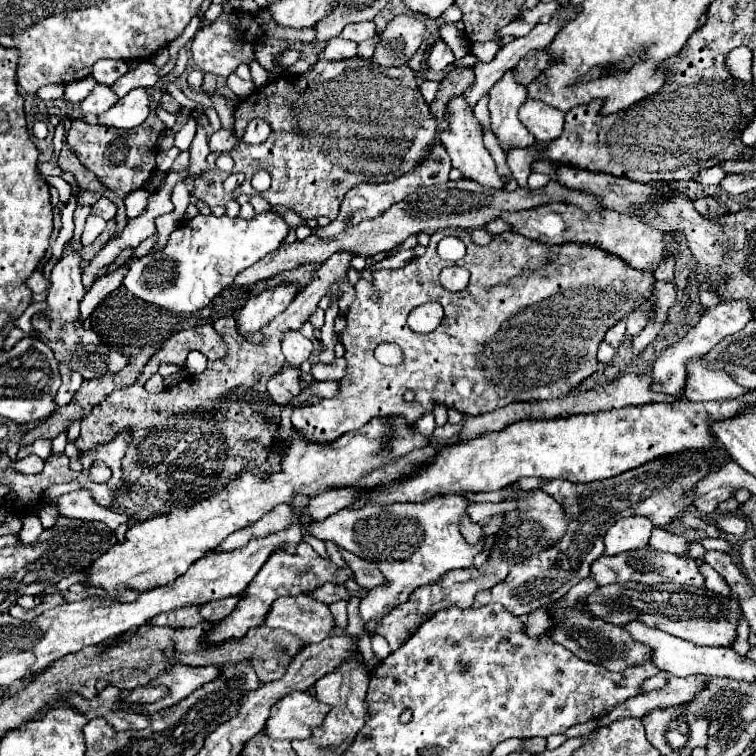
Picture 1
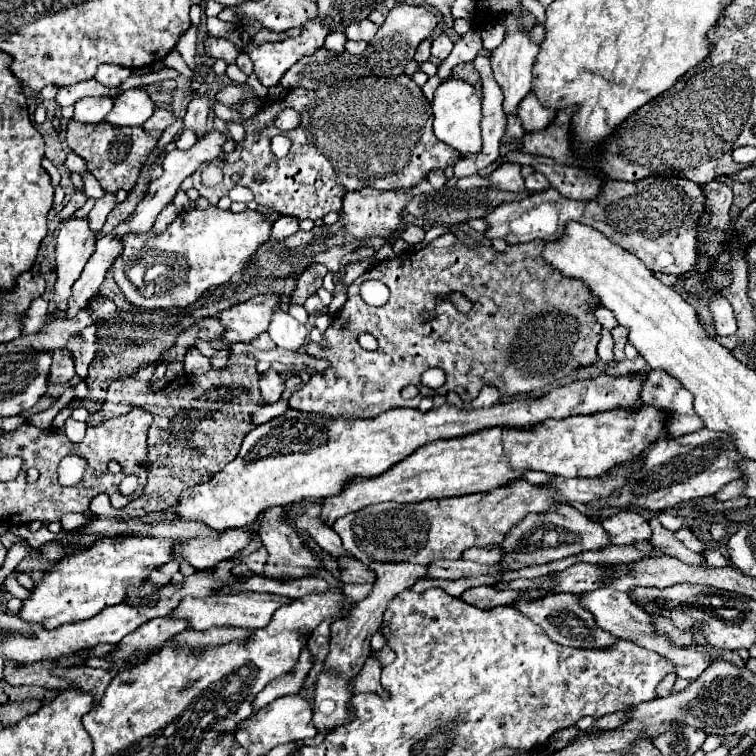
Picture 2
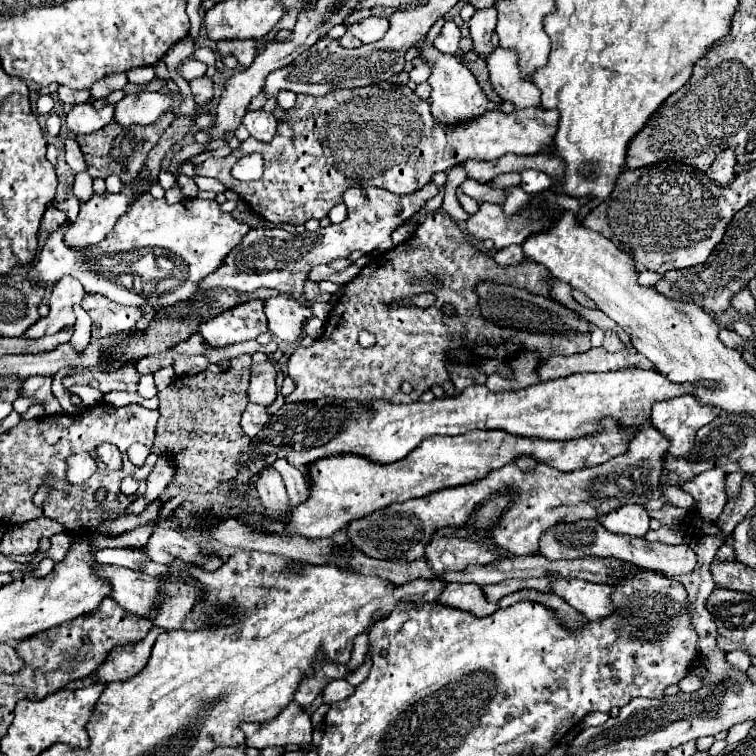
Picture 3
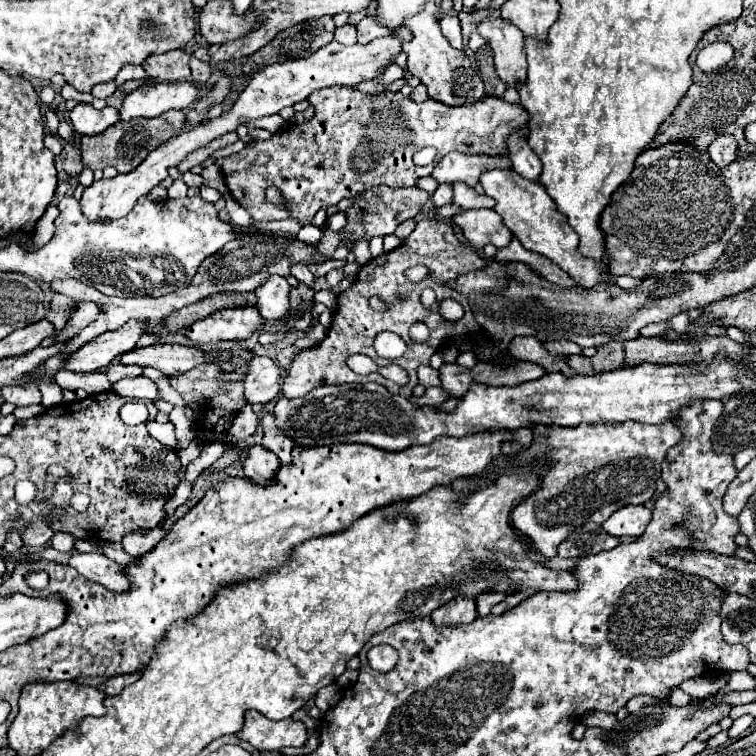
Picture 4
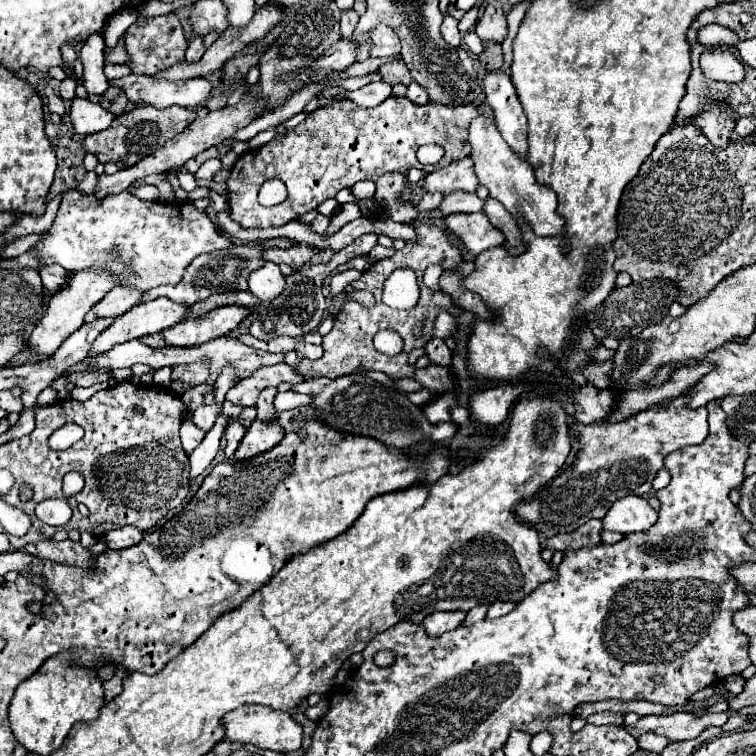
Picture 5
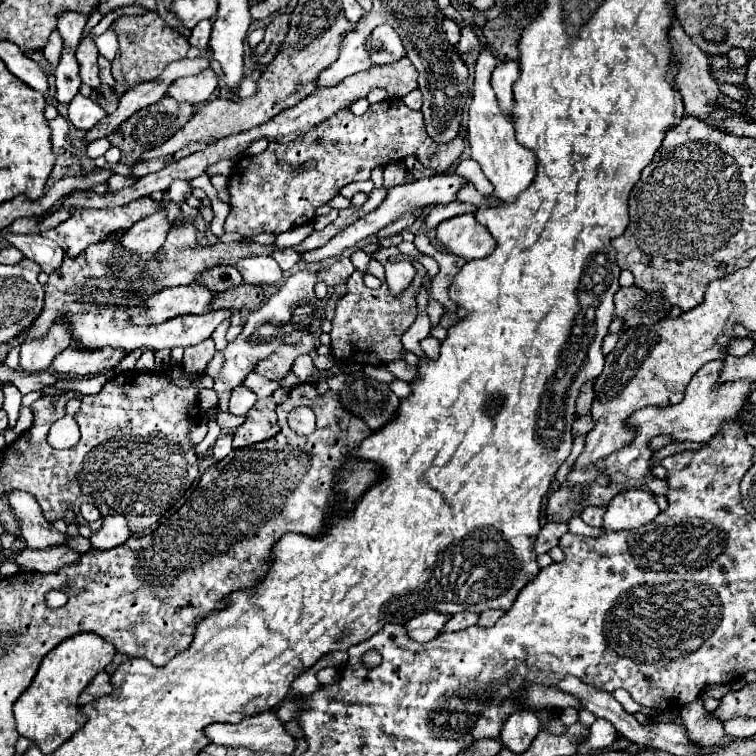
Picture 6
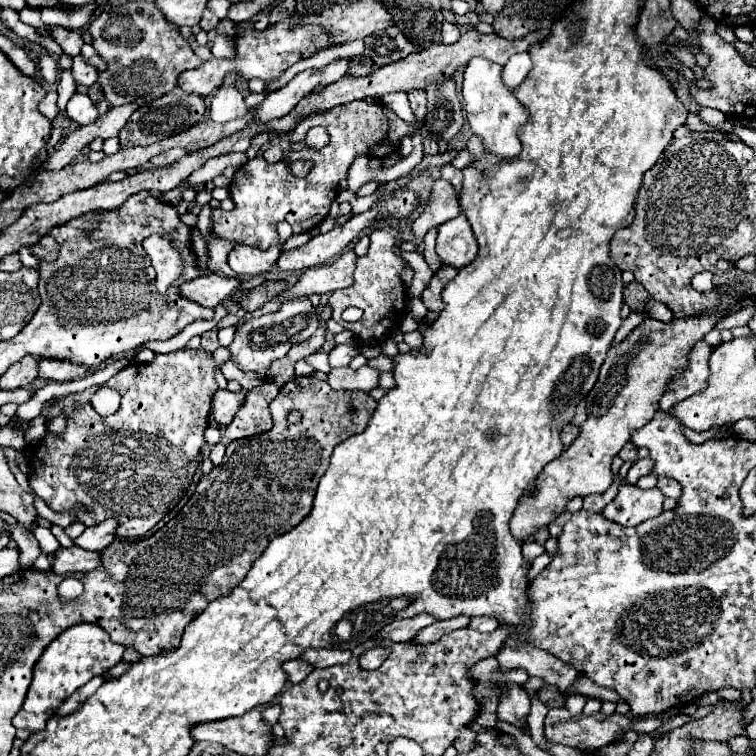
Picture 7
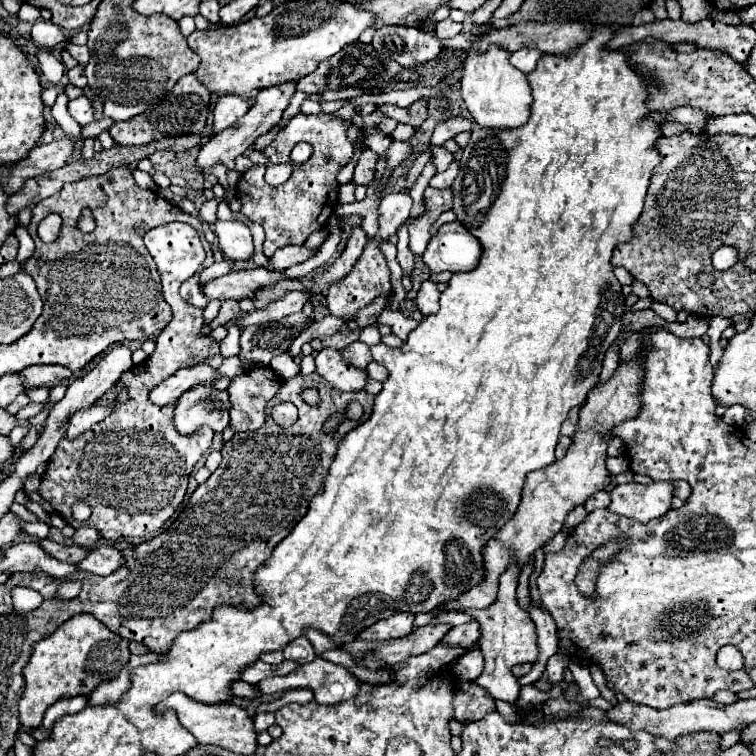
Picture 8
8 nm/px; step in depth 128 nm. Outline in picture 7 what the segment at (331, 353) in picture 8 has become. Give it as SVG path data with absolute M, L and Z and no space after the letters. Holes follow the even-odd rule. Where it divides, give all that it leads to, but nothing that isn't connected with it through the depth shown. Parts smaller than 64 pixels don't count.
M344 366L344 368L334 368L328 374L328 384L334 390L364 390L364 392L368 392L378 386L378 378L380 378L380 372L376 372L374 368L362 366L358 370L352 370L350 366Z

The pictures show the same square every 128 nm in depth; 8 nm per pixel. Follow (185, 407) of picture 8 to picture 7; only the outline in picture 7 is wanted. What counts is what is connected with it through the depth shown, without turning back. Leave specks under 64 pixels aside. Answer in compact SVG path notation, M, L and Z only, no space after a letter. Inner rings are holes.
M218 390L212 396L212 414L216 416L218 424L224 428L226 424L232 422L234 414L238 412L238 408L244 404L244 390L240 392L230 392L230 390Z

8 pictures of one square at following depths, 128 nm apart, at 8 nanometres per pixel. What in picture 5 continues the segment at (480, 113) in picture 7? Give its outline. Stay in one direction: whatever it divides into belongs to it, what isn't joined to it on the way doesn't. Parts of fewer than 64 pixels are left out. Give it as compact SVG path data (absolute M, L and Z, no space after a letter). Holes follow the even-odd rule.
M478 116L470 124L470 144L474 174L482 186L490 190L490 198L498 200L514 218L524 220L536 236L564 236L566 220L556 212L556 194L552 188L538 184L532 166L526 160L520 160L512 148L500 136L496 124L488 116Z

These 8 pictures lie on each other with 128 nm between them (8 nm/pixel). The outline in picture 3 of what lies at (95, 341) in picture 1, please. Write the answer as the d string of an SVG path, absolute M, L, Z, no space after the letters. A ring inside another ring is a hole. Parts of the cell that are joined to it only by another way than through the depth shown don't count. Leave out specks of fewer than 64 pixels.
M140 180L126 184L120 194L94 196L90 202L80 206L80 214L74 222L68 224L64 232L64 242L70 248L84 248L98 244L114 228L116 220L128 210L128 200L134 190L140 188Z

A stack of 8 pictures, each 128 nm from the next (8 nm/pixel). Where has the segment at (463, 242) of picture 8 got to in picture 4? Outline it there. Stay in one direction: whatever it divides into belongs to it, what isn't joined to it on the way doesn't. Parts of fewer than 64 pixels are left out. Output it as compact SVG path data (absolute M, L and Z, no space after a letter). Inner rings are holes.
M488 208L464 210L454 218L454 224L460 226L474 248L482 248L486 244L496 244L496 248L500 248L508 246L514 238L514 234L504 226L500 214Z

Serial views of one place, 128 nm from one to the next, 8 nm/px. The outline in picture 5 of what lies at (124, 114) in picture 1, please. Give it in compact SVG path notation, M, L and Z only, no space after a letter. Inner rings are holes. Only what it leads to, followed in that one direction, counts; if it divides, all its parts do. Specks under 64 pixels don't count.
M130 74L122 78L120 88L126 92L130 104L146 104L158 110L170 108L174 104L184 108L198 108L212 90L212 84L206 78L192 78L192 80L158 80L154 76L136 76Z

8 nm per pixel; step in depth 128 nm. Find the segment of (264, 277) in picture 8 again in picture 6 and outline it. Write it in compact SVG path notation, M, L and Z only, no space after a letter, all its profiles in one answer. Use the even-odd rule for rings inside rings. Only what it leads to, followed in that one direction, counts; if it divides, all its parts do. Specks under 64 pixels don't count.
M188 284L166 288L162 292L152 294L142 306L142 312L130 318L130 324L160 324L174 316L184 314L204 314L214 298L214 292L204 288L202 284Z

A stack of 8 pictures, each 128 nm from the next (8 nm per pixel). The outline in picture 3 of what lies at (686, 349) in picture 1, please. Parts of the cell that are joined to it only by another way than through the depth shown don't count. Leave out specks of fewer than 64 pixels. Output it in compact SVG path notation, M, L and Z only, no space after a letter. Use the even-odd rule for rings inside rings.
M692 394L664 400L652 406L652 426L670 440L668 454L686 456L690 454L694 434L716 418L716 408L700 406Z

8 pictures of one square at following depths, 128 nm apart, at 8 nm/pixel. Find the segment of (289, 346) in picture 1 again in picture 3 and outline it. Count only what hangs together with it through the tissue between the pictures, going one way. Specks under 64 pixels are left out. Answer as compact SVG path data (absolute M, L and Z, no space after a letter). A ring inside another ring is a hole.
M286 294L268 298L264 312L268 318L268 332L288 344L302 338L302 328L310 316L310 308L296 304Z

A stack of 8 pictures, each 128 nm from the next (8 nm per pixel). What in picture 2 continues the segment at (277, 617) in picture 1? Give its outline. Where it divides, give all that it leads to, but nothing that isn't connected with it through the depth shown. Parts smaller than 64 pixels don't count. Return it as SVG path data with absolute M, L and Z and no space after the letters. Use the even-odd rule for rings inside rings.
M240 592L240 594L228 594L228 596L208 596L208 598L184 598L180 606L172 612L174 618L188 618L190 626L194 630L208 630L216 626L238 626L238 628L264 628L272 620L272 612L276 608L290 604L292 598L278 596L278 594L258 594L258 592Z

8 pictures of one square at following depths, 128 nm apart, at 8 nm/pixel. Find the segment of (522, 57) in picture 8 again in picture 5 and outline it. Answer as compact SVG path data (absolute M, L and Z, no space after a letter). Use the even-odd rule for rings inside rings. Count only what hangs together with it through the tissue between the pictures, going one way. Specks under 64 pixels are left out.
M488 72L484 78L484 92L486 102L494 110L500 134L520 158L526 158L526 116L520 106L518 94L512 86L512 80L504 72Z

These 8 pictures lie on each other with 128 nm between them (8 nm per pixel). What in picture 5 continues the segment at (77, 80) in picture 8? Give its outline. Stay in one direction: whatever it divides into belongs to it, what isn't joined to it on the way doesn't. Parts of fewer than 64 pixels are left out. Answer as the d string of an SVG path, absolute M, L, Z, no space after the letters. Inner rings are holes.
M92 34L88 42L82 46L83 81L86 90L90 94L104 94L108 90L108 80L102 72L104 68L104 56L100 56L100 50L104 50L104 40L100 34Z

